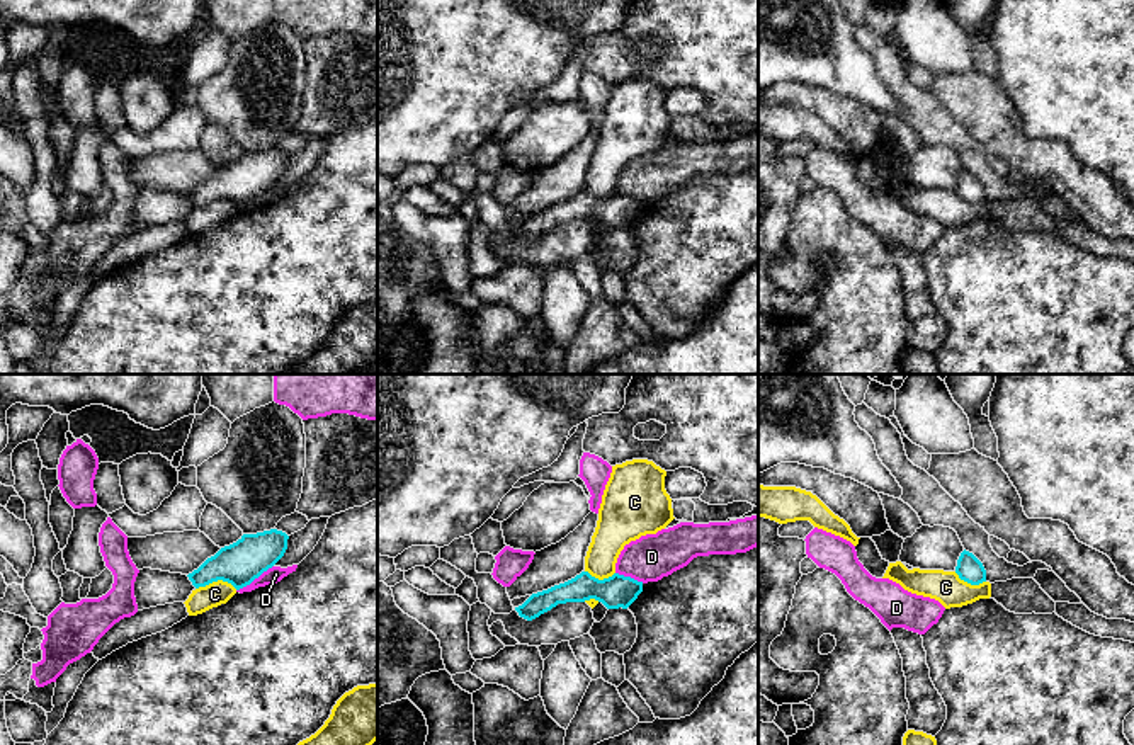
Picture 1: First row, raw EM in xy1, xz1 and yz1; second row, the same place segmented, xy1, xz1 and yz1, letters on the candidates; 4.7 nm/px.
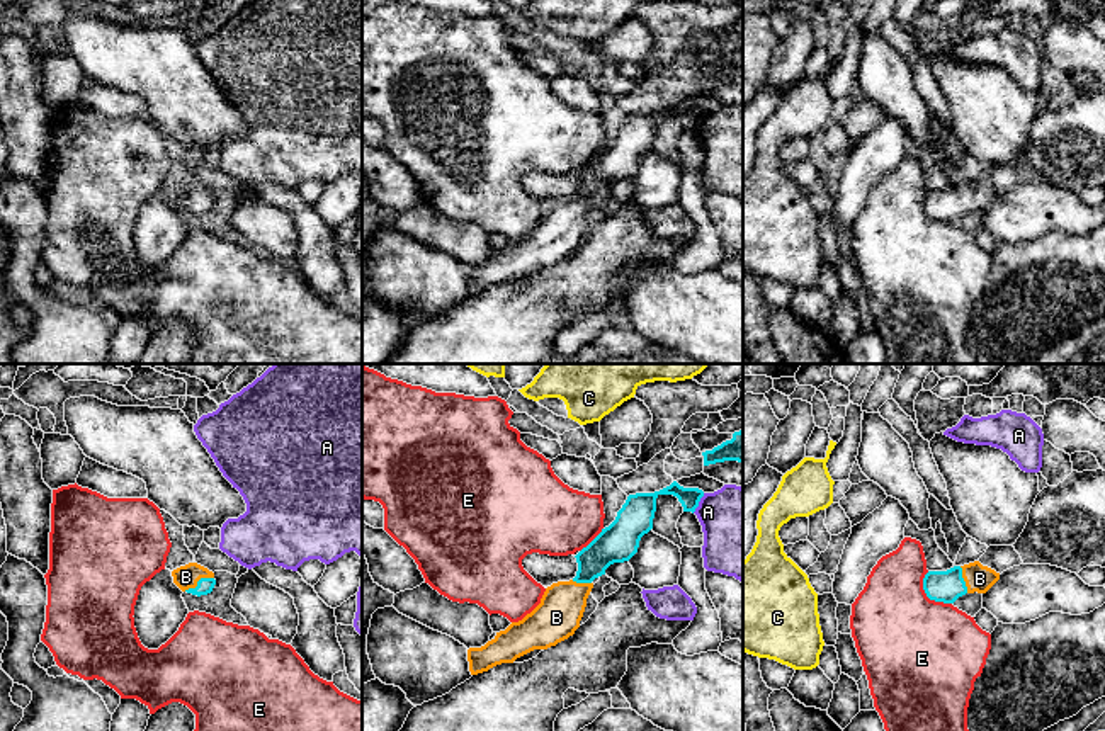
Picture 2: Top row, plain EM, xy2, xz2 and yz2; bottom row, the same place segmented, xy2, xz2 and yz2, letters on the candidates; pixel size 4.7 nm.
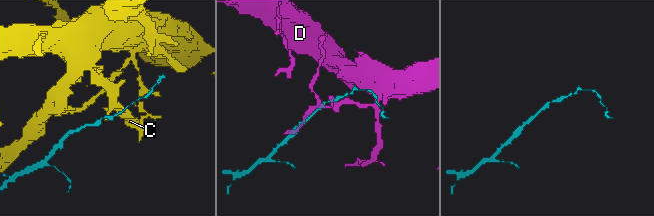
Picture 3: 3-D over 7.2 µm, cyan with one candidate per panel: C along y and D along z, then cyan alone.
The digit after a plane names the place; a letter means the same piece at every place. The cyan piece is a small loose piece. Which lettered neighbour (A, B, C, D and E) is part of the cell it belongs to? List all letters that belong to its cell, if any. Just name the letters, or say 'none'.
B

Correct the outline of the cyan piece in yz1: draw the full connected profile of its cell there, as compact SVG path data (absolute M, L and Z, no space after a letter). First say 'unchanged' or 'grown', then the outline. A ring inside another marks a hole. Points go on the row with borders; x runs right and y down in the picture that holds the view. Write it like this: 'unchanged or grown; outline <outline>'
unchanged; outline M966 549L961 553L957 560L955 573L959 575L961 580L971 585L979 585L986 582L986 570L983 563Z

